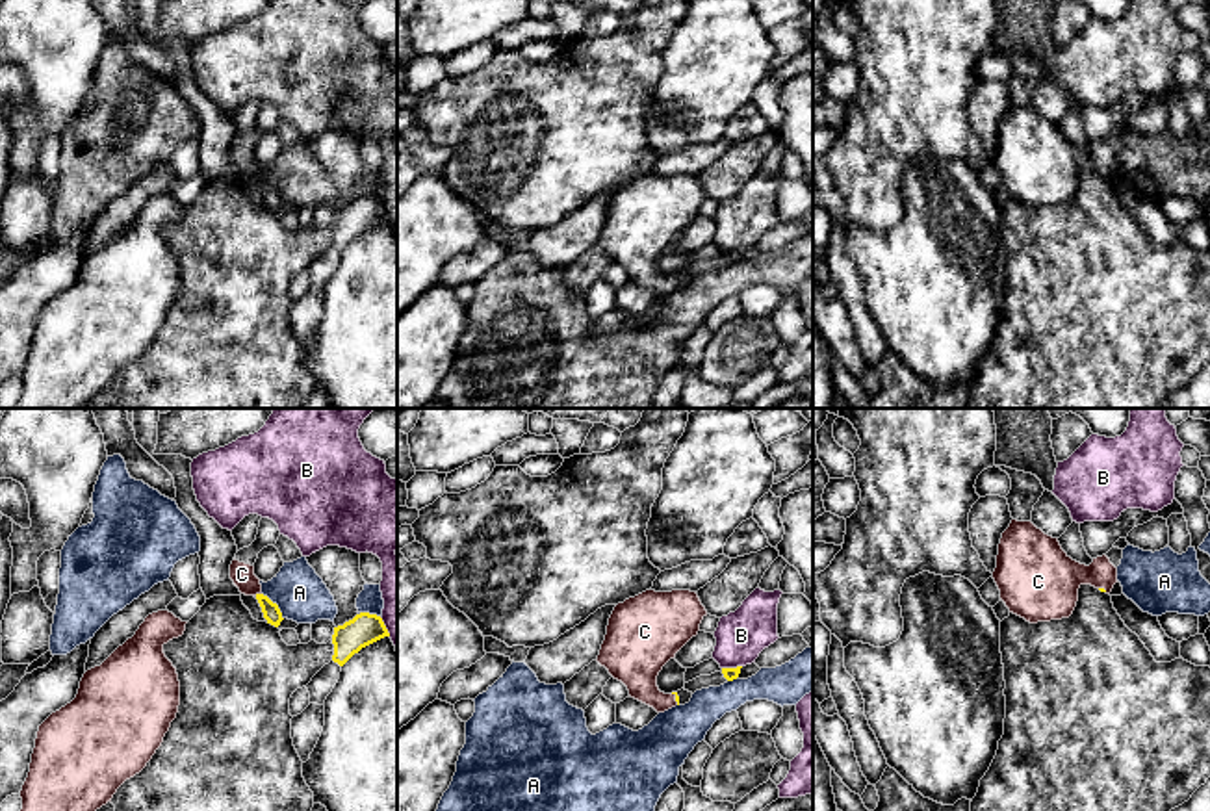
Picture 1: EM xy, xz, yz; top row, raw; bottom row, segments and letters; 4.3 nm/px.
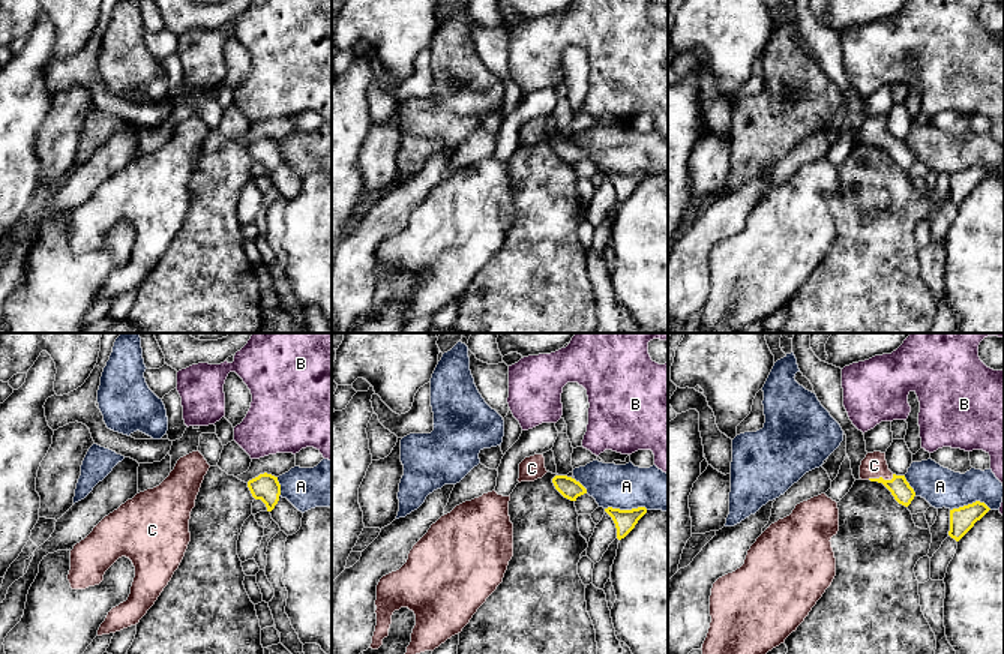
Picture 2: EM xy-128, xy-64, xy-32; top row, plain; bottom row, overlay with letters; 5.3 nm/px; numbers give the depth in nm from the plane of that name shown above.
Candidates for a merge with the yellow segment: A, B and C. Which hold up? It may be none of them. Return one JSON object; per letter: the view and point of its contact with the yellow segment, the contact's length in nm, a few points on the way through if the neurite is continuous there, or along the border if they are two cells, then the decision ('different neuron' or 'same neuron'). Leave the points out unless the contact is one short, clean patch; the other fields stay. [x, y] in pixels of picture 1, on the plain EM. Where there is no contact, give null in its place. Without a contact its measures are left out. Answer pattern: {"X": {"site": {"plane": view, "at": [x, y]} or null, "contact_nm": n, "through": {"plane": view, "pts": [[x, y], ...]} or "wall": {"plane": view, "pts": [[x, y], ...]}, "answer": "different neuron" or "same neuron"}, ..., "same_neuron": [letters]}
{"A": {"site": {"plane": "xy", "at": [277, 190]}, "contact_nm": 150, "answer": "different neuron"}, "B": {"site": {"plane": "xy", "at": [385, 210]}, "contact_nm": 100, "answer": "different neuron"}, "C": {"site": {"plane": "xy", "at": [257, 179]}, "contact_nm": 40, "through": {"plane": "xy", "pts": [[271, 197], [257, 179], [242, 158]]}, "answer": "same neuron"}, "same_neuron": ["C"]}

